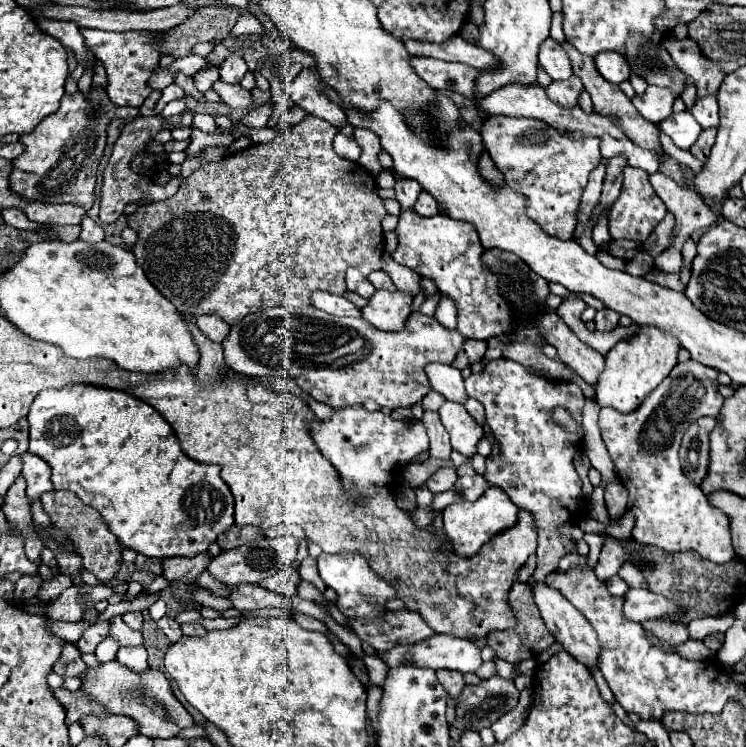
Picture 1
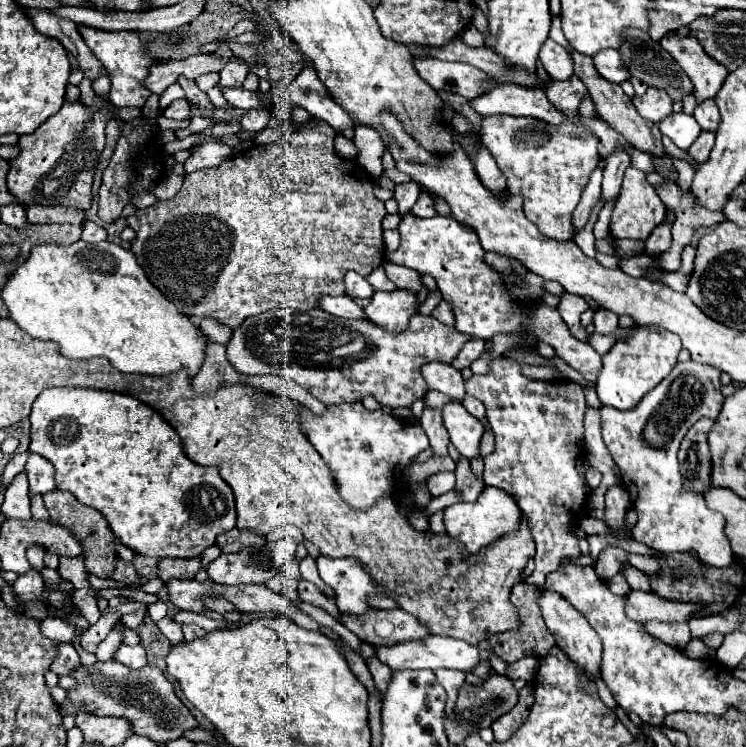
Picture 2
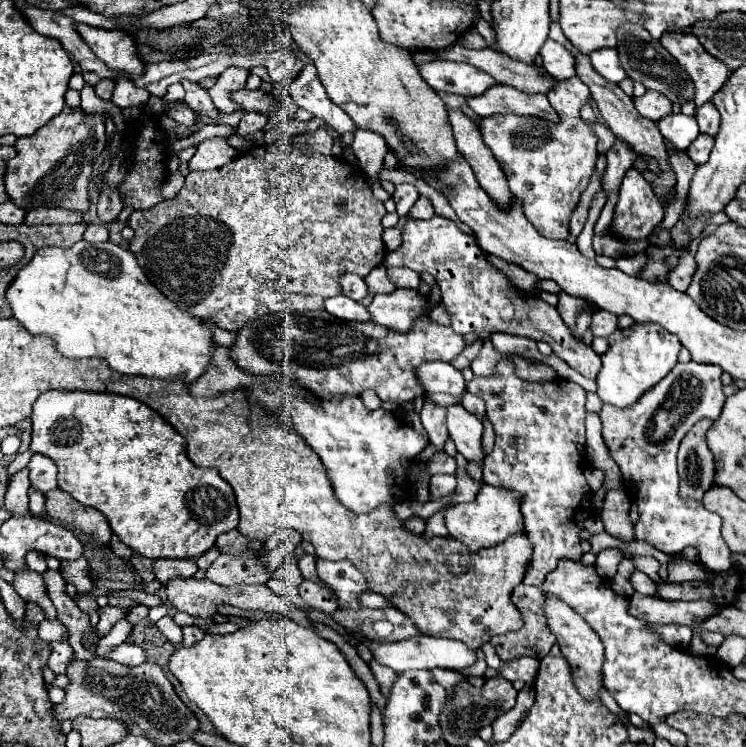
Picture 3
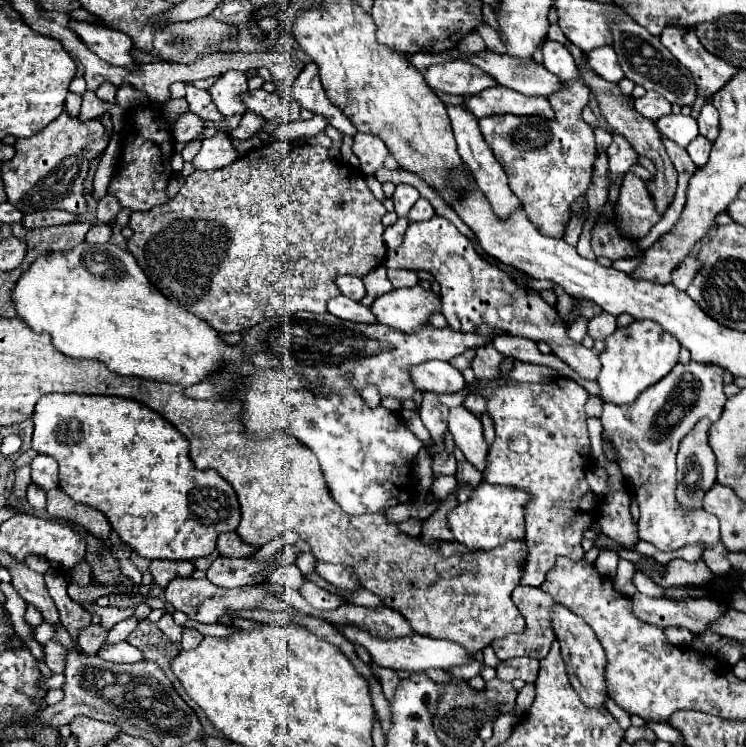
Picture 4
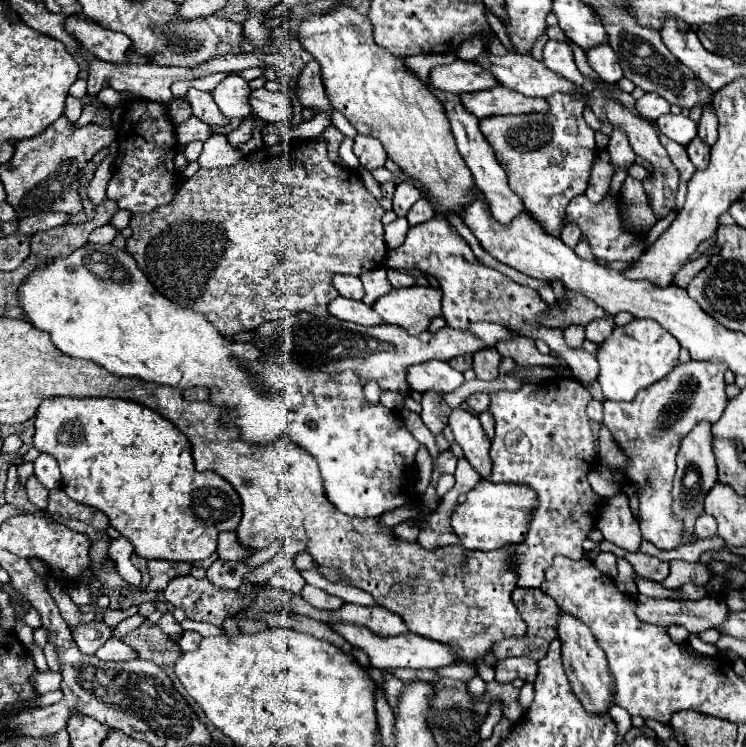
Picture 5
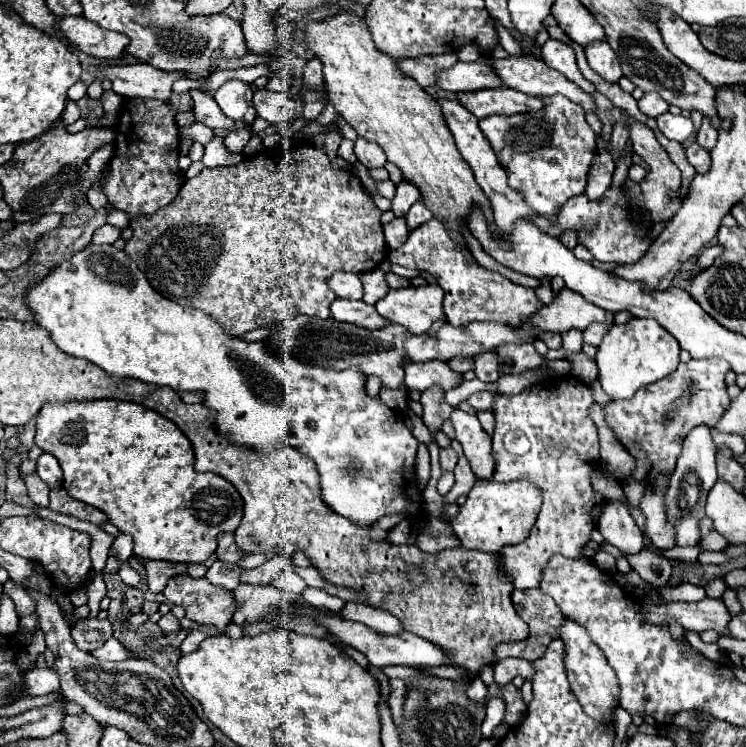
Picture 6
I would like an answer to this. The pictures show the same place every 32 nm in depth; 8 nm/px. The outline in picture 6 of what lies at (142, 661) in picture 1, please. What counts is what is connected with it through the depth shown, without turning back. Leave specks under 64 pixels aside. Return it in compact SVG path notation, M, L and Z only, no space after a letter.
M110 638L104 646L100 646L100 648L94 650L94 656L100 658L100 660L124 660L124 658L130 658L132 654L116 638Z

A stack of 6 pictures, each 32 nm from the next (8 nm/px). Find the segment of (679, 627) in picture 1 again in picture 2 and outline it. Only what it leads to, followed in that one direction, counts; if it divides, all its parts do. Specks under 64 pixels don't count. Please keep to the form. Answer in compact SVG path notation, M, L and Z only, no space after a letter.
M652 620L644 624L646 631L672 647L685 647L692 639L688 623L664 623Z

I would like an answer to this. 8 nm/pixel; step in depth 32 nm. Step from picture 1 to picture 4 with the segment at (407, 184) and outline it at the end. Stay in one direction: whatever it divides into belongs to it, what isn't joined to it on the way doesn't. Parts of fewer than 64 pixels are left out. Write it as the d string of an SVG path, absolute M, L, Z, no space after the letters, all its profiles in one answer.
M398 184L396 192L394 192L394 212L398 216L406 216L408 210L414 206L414 202L420 198L418 190L410 184Z

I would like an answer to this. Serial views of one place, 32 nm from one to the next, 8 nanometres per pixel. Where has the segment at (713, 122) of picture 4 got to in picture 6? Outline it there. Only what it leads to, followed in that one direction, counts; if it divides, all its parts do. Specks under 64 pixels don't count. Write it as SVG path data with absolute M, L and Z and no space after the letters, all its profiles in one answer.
M704 118L704 120L702 120L702 126L700 126L700 130L698 130L696 142L698 142L700 146L704 146L706 150L712 150L712 148L716 146L716 140L718 140L718 132L710 126L710 118Z

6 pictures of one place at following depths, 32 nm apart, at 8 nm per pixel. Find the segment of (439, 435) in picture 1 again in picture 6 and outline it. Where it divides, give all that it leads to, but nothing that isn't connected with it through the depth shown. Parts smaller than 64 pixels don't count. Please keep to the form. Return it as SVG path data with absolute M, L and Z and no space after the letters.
M428 388L422 392L422 398L420 398L420 404L424 408L424 424L426 426L432 426L436 430L440 430L442 422L446 418L450 418L452 414L452 406L448 406L446 398L444 398L444 390L440 388Z

